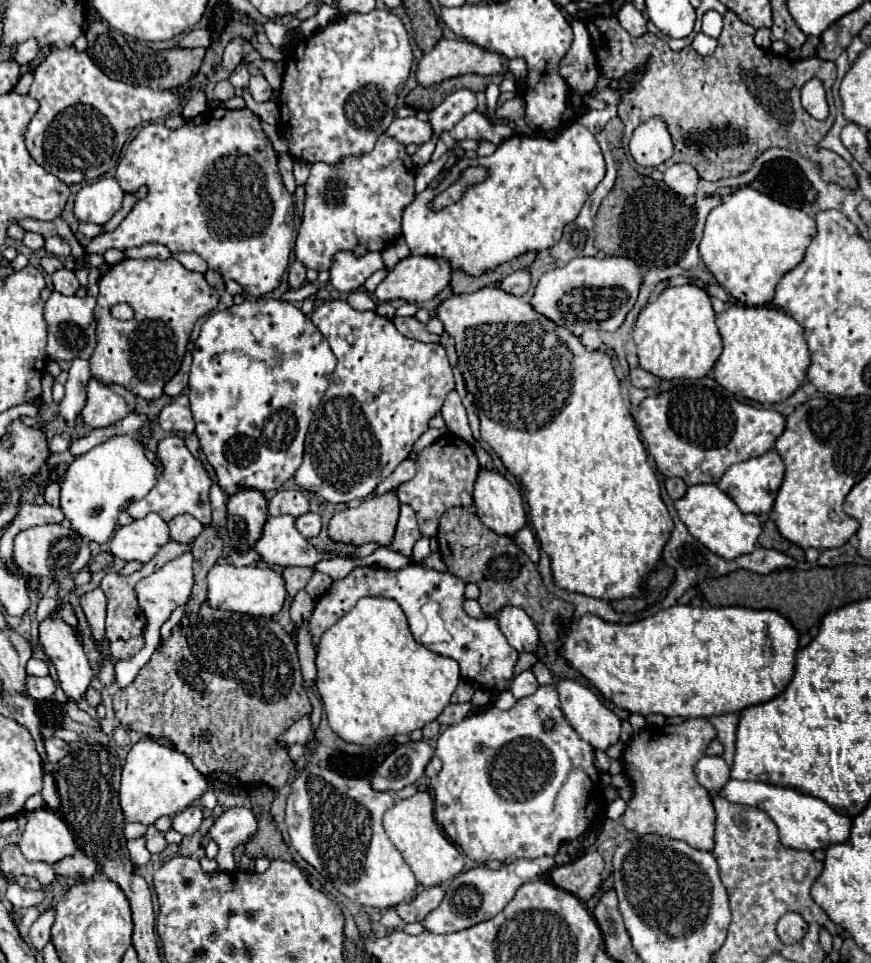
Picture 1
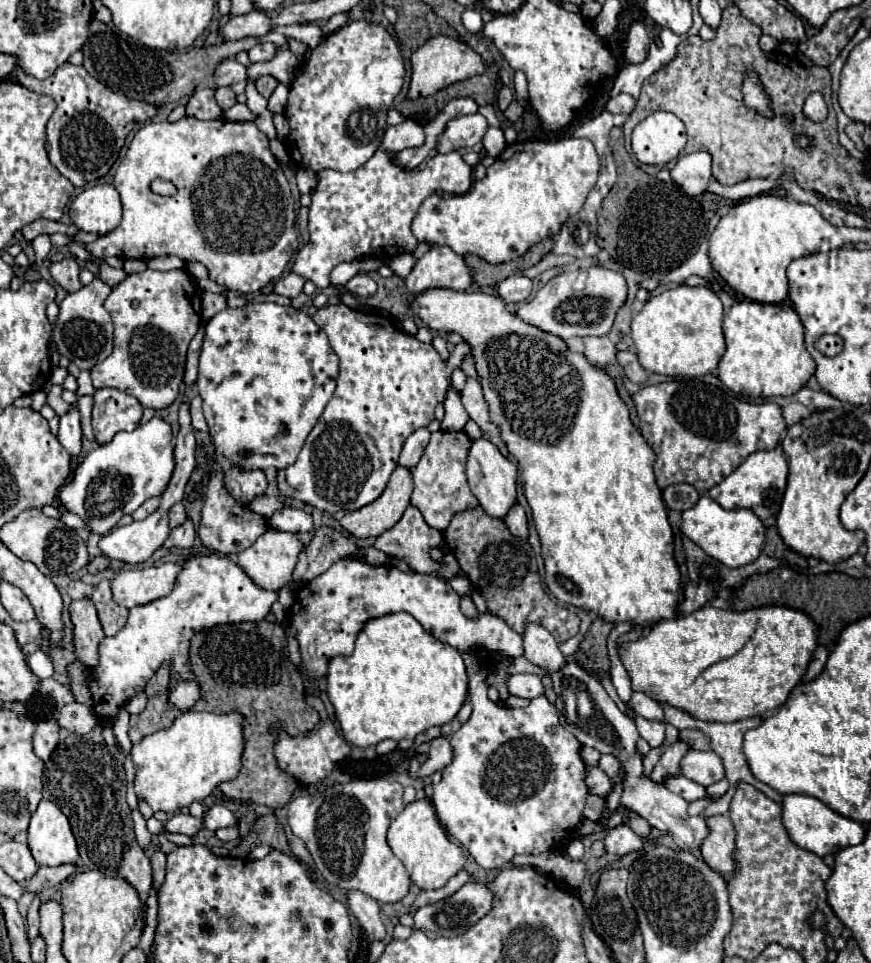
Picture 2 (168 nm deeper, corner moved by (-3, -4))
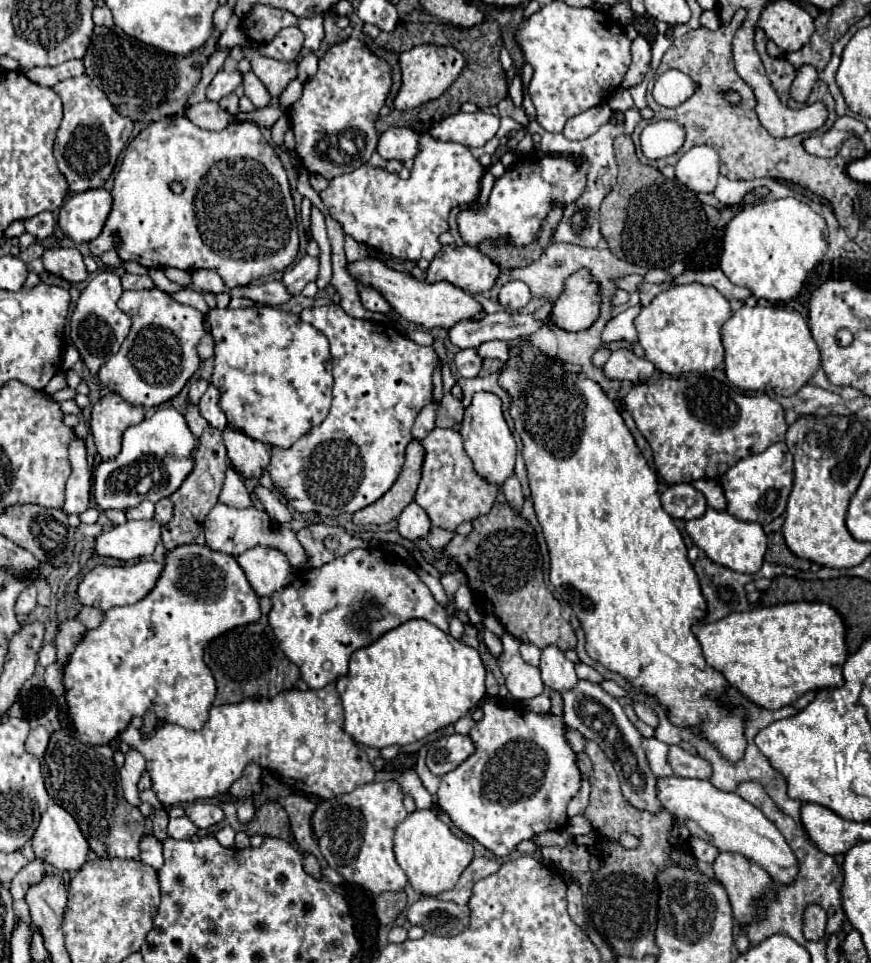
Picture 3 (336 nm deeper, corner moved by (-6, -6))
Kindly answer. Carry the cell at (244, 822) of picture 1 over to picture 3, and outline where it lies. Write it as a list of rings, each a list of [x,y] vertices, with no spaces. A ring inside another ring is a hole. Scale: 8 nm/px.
[[[193,803],[185,809],[185,815],[199,829],[207,829],[207,827],[211,827],[223,819],[223,811],[217,805],[209,805],[209,803]]]

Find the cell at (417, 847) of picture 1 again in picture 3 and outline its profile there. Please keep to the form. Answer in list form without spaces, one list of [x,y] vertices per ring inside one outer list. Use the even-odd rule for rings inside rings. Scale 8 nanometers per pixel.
[[[417,809],[395,831],[395,857],[405,871],[415,893],[439,895],[449,891],[459,881],[461,873],[473,859],[473,845],[453,835],[453,831],[431,811]]]

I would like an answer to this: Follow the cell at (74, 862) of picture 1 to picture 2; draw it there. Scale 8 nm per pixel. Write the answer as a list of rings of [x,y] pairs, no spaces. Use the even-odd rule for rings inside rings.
[[[58,865],[58,867],[40,867],[38,873],[28,879],[28,883],[22,883],[26,887],[26,891],[32,893],[40,893],[40,889],[44,887],[56,887],[62,881],[66,881],[70,875],[74,875],[78,871],[76,865]]]

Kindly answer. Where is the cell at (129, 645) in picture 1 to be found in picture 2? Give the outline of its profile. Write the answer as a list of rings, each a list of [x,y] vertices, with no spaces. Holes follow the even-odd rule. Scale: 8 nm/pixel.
[[[224,555],[194,557],[186,561],[170,595],[144,607],[132,607],[124,631],[116,637],[102,639],[98,647],[100,663],[90,671],[90,693],[94,697],[96,715],[108,719],[114,717],[118,707],[138,693],[164,661],[174,663],[170,677],[170,701],[178,709],[188,711],[200,697],[198,683],[194,683],[188,667],[188,647],[194,631],[220,623],[262,621],[272,611],[276,601],[276,591],[256,585],[240,565]]]

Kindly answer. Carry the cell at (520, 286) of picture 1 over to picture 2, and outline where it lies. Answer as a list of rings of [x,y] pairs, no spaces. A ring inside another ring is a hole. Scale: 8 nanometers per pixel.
[[[512,275],[498,285],[498,295],[510,305],[524,303],[530,297],[530,293],[532,293],[532,281],[524,275]]]

